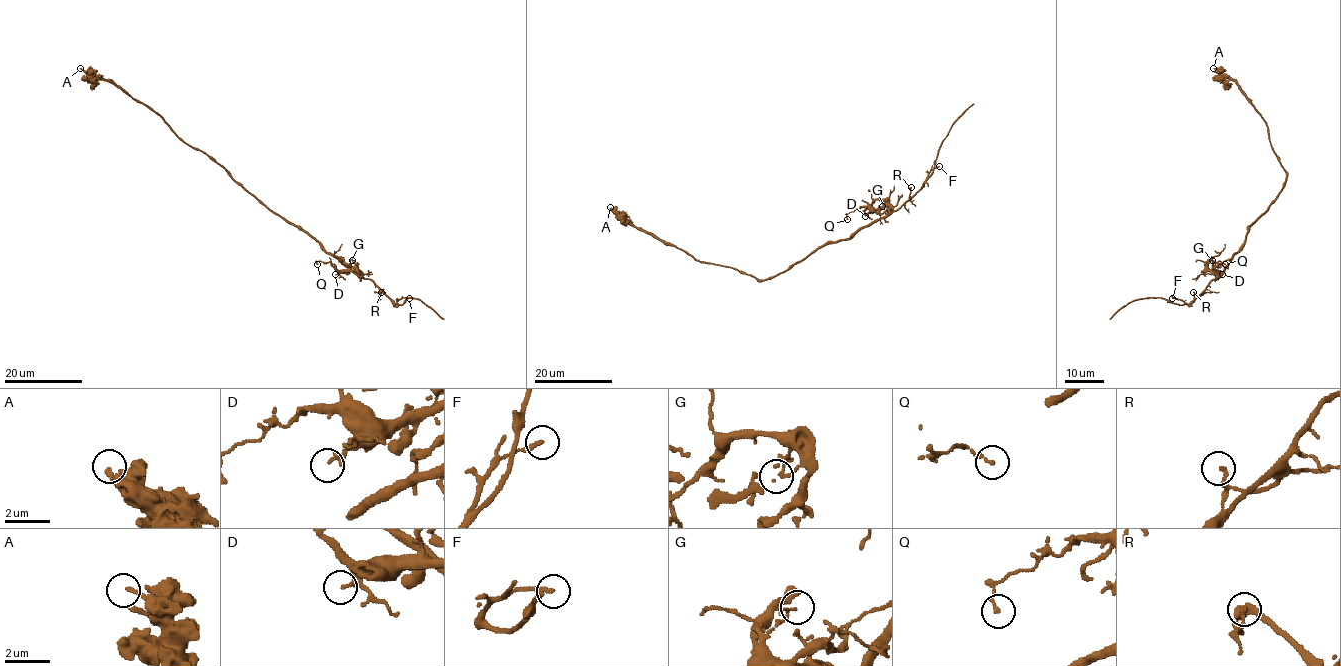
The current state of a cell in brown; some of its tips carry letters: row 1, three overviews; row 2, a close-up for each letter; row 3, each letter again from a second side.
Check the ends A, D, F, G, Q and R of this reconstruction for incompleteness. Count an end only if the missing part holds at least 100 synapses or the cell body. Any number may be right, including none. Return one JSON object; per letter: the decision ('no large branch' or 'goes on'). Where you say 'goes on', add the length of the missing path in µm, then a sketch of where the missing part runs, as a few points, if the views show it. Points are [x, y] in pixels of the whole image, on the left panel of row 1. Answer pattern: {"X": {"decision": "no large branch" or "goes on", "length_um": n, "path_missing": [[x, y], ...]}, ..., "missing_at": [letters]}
{"A": {"decision": "no large branch"}, "D": {"decision": "no large branch"}, "F": {"decision": "no large branch"}, "G": {"decision": "no large branch"}, "Q": {"decision": "no large branch"}, "R": {"decision": "no large branch"}, "missing_at": []}

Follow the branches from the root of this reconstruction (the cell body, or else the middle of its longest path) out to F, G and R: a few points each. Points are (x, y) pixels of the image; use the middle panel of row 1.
F: (807, 257), (826, 244), (848, 239), (857, 230), (897, 210), (921, 187), (928, 173), (939, 166)
G: (807, 257), (826, 244), (848, 239), (857, 230), (885, 217), (889, 204), (885, 200), (882, 206)
R: (807, 257), (826, 244), (848, 239), (857, 230), (897, 210), (910, 198), (911, 187)

